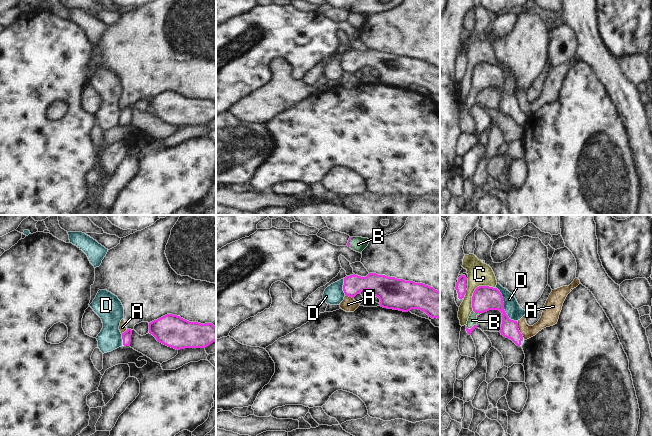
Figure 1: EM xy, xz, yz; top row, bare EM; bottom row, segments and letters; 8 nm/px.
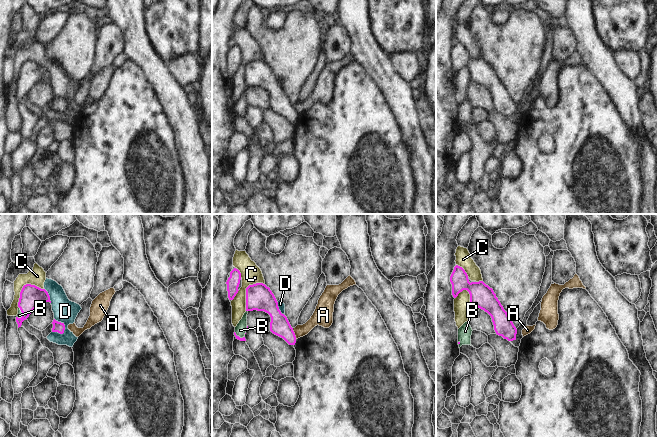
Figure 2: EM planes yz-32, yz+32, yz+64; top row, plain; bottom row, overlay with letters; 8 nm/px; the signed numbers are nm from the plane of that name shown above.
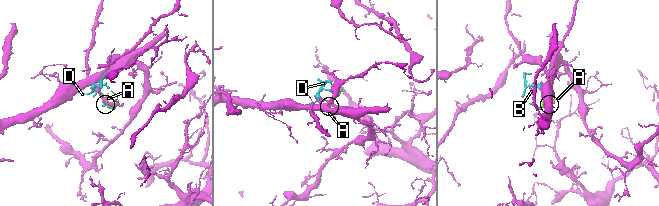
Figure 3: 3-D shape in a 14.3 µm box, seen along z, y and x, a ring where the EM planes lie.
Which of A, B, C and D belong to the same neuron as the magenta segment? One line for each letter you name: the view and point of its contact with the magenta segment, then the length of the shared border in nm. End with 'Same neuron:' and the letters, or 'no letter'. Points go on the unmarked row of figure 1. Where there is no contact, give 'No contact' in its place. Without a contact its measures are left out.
B: Touches magenta at yz (477, 88). Shared border 70 nm
Same neuron: B.

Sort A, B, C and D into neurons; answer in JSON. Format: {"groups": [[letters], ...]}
{"groups": [["A"], ["B"], ["C", "D"]]}

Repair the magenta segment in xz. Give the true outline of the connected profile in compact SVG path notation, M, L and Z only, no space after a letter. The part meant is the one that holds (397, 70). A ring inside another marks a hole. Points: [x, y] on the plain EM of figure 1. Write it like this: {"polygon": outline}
{"polygon": "M369 49L366 53L353 50L344 54L346 72L354 74L365 66L378 73L383 84L403 88L418 85L433 95L440 95L440 68L423 59L376 49Z"}

